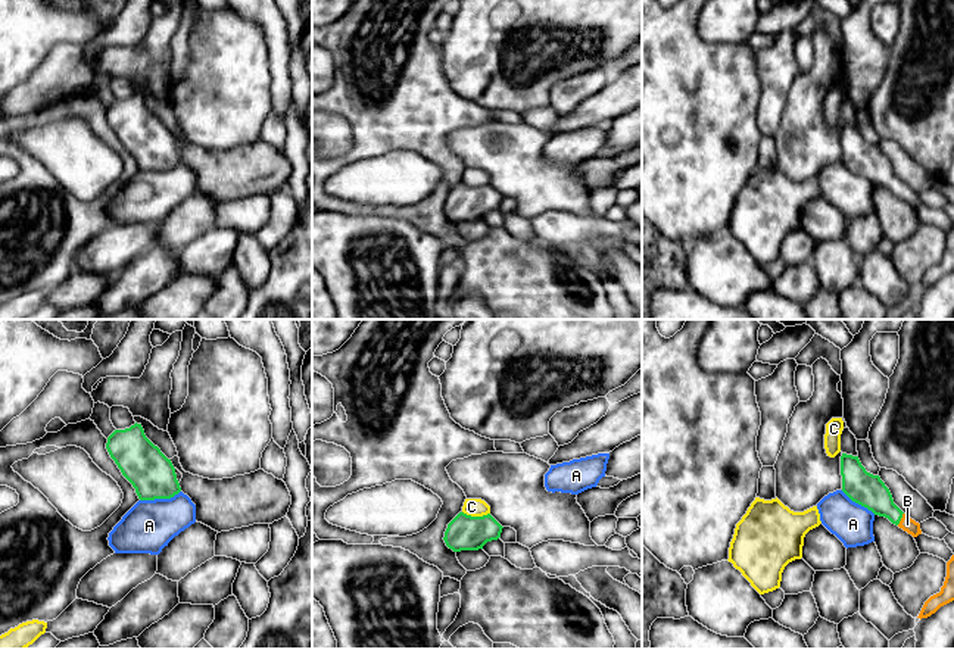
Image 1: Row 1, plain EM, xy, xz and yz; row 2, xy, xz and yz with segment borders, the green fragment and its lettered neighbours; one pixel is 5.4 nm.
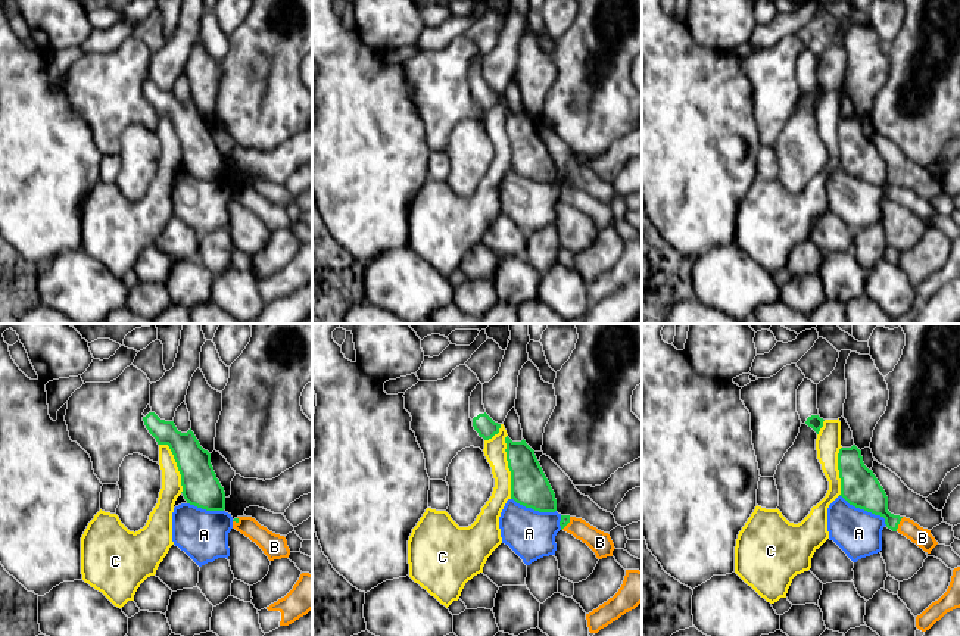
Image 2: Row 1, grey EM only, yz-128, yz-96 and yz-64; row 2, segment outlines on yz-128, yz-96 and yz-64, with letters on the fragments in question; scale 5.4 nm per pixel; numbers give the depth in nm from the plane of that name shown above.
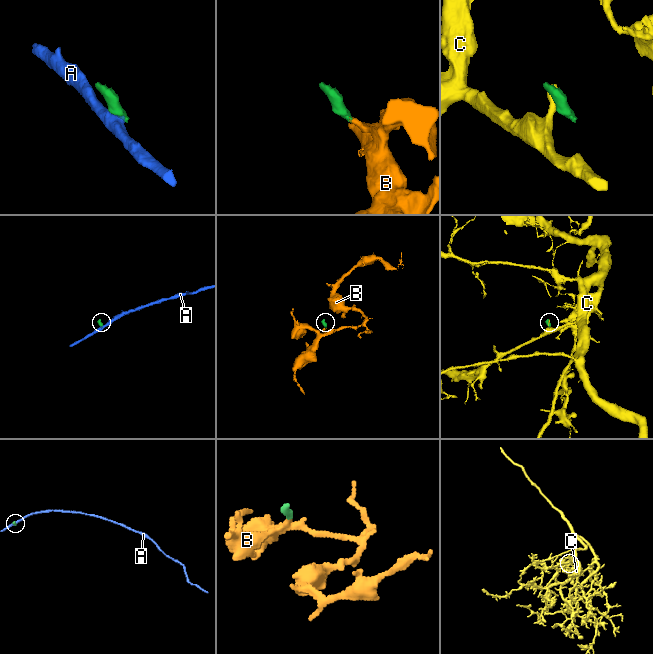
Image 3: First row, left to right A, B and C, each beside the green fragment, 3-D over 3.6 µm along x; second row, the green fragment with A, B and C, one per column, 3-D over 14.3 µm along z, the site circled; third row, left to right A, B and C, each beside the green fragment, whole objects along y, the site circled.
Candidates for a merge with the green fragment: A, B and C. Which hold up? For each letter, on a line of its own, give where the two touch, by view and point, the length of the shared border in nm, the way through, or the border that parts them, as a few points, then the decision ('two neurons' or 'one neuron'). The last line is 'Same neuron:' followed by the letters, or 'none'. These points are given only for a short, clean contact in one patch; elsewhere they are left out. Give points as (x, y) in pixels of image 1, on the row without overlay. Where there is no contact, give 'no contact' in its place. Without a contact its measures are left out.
A: xy (159, 168) | 240 nm | along xy (180, 161), (170, 168), (140, 171) | two neurons
B: yz (901, 187) | 80 nm | across yz (869, 161), (901, 187), (907, 194) | one neuron
C: xz (476, 187) | 150 nm | along xz (463, 181), (471, 186), (489, 184) | two neurons
Same neuron: B

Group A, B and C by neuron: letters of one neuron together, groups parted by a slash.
A / B / C

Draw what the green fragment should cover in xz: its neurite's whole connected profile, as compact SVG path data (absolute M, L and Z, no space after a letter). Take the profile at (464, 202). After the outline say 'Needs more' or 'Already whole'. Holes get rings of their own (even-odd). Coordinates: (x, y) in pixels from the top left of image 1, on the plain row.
M459 182L445 202L445 213L453 222L478 221L487 212L498 210L502 196L490 185L471 187Z. Already whole

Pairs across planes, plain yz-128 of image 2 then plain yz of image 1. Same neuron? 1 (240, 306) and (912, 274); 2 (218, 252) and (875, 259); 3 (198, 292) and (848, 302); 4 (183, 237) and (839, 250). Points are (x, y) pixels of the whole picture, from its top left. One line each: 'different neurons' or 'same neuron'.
1: different neurons
2: different neurons
3: different neurons
4: different neurons

